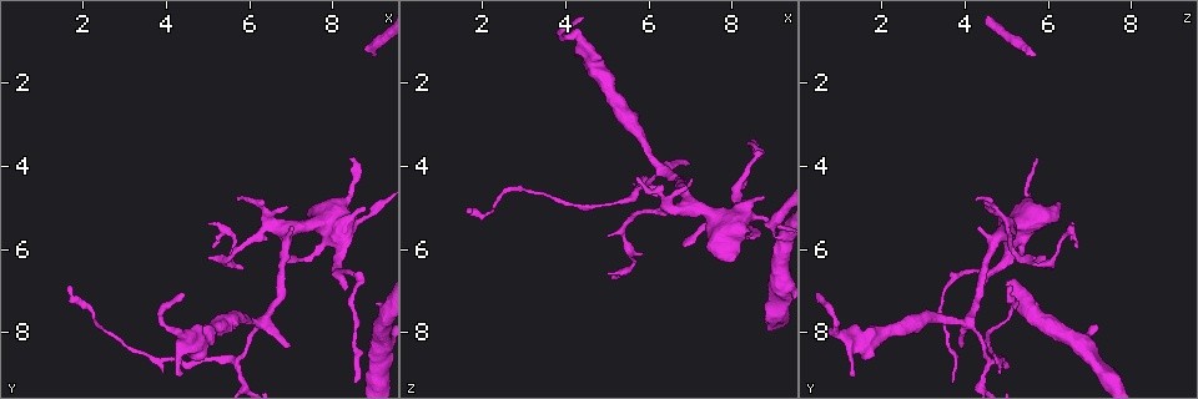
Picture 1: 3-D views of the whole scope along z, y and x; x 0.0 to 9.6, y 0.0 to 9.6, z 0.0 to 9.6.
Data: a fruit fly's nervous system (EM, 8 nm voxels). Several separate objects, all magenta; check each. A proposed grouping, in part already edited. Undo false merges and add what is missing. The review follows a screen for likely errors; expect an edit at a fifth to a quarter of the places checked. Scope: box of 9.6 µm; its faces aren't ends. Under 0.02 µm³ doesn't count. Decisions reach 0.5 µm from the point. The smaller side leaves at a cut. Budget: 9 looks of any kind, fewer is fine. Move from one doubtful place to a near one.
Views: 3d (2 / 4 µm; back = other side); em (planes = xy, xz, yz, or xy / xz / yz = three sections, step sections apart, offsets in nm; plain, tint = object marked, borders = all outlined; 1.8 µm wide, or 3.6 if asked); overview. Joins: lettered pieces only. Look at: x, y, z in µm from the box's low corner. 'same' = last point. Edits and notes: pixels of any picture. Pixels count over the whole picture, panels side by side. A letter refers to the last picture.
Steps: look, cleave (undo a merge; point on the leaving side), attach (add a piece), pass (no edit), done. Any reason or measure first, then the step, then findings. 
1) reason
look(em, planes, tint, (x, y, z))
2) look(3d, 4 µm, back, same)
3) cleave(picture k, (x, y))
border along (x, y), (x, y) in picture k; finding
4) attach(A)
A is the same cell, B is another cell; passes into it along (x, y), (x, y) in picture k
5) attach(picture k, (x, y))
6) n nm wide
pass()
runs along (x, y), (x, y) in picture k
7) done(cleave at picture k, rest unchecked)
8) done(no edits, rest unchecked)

three-way junction
look(3d, 4 µm, back, (6.30, 7.70, 4.10))

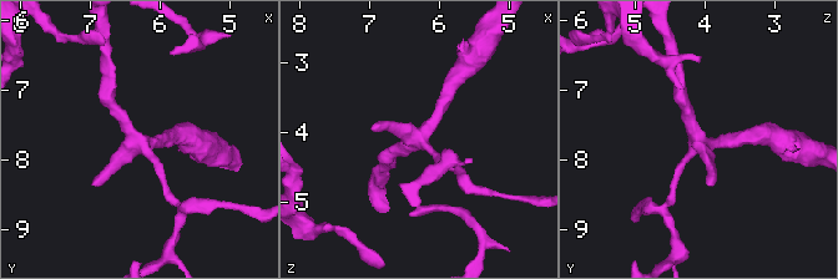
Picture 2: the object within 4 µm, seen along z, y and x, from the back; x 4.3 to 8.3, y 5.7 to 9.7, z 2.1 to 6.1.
need the tissue
look(em, planes, borders, (6.35, 7.75, 4.10))

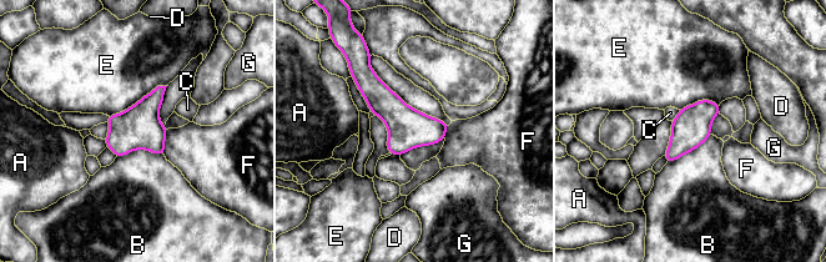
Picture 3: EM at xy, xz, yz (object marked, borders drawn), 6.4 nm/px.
240 nm wide
pass()
A, B, C, D, E, F and G are other cells; border along (164, 155), (132, 150), (116, 157) in picture 3; continuous, no second neuron

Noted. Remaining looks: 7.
end of a long branch
look(3d, 4 µm, (5.15, 5.95, 6.70))

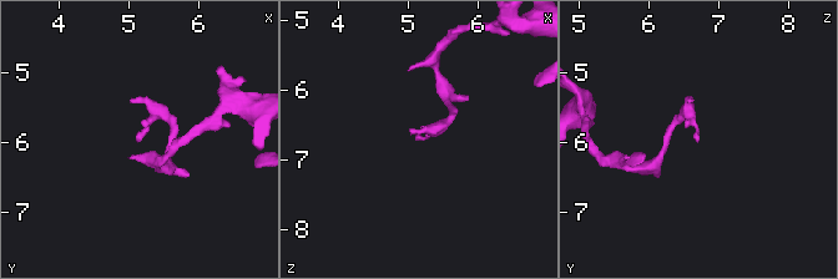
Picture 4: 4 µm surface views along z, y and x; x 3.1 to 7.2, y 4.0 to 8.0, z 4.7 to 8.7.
shape alone is not enough
look(em, planes, plain, (5.10, 6.00, 6.70))

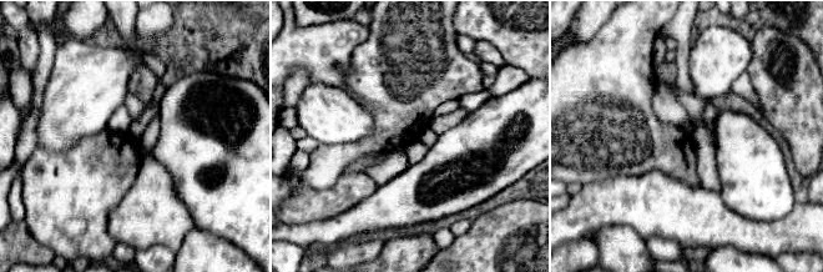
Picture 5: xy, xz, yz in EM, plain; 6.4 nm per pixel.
what lies round it
look(em, planes, borders, same)

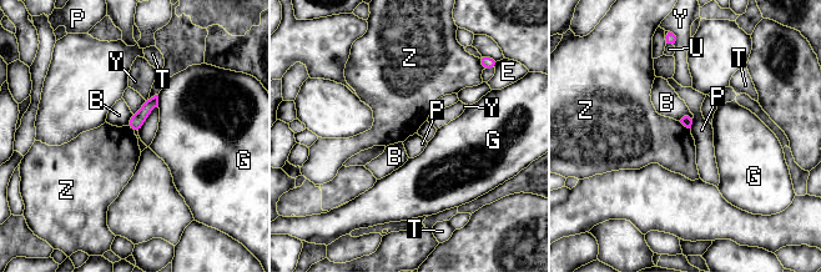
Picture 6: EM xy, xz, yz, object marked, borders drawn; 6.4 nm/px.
pass()
B, E, G, P, T, U, Y and Z are other cells; border along (679, 121), (690, 129) in picture 6; none of them fits

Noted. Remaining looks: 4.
thick end
look(3d, 4 µm, (8.05, 4.85, 6.30))

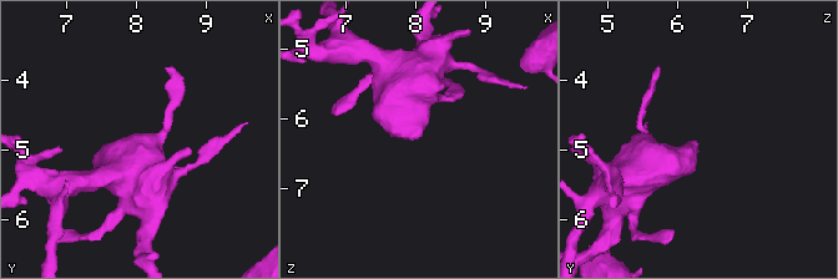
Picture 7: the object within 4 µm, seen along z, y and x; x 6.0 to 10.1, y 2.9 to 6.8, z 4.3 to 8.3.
look(em, 3.6 µm, planes, borders, (8.05, 4.90, 6.30))

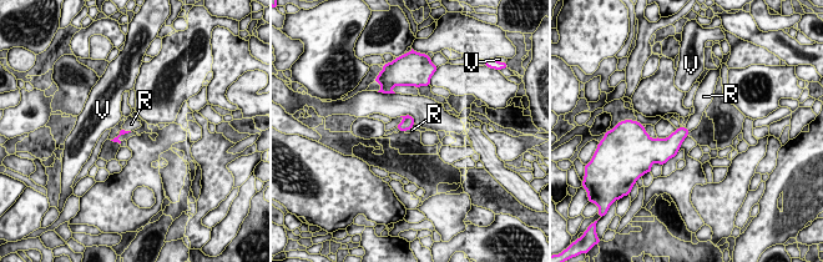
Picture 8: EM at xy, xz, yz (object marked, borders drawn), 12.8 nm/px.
attach(R)
R is the same cell, V is another cell; passes into it along (121, 131), (126, 130), (131, 124) in picture 8; the neuron continues

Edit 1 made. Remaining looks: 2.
end of a long branch
look(em, xy, step 8, tint, (1.65, 6.85, 5.15))

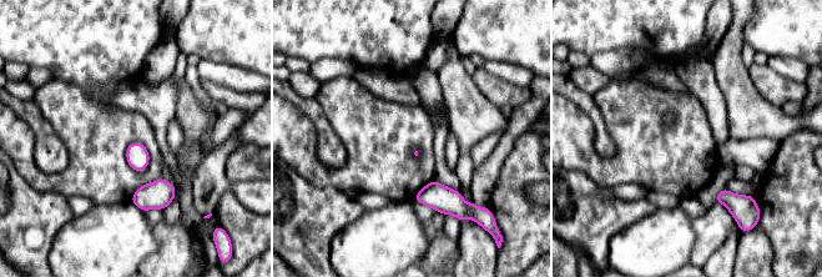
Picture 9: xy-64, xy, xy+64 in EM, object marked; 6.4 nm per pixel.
another direction
look(em, planes, borders, same)

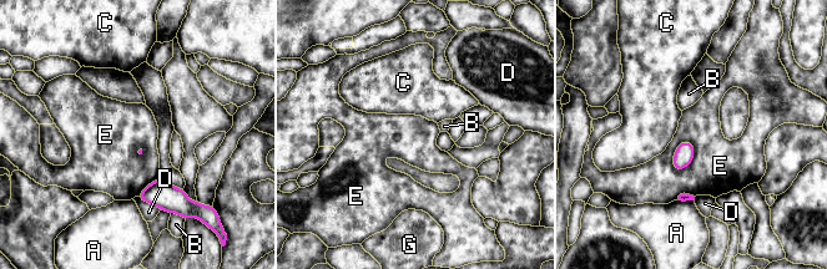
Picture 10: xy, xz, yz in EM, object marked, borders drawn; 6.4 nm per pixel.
E touches over 220 nm
pass()
A, B, C, D, E and G are other cells; no lettered piece goes on from it

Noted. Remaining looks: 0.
done(attach at picture 8, rest unchecked)

